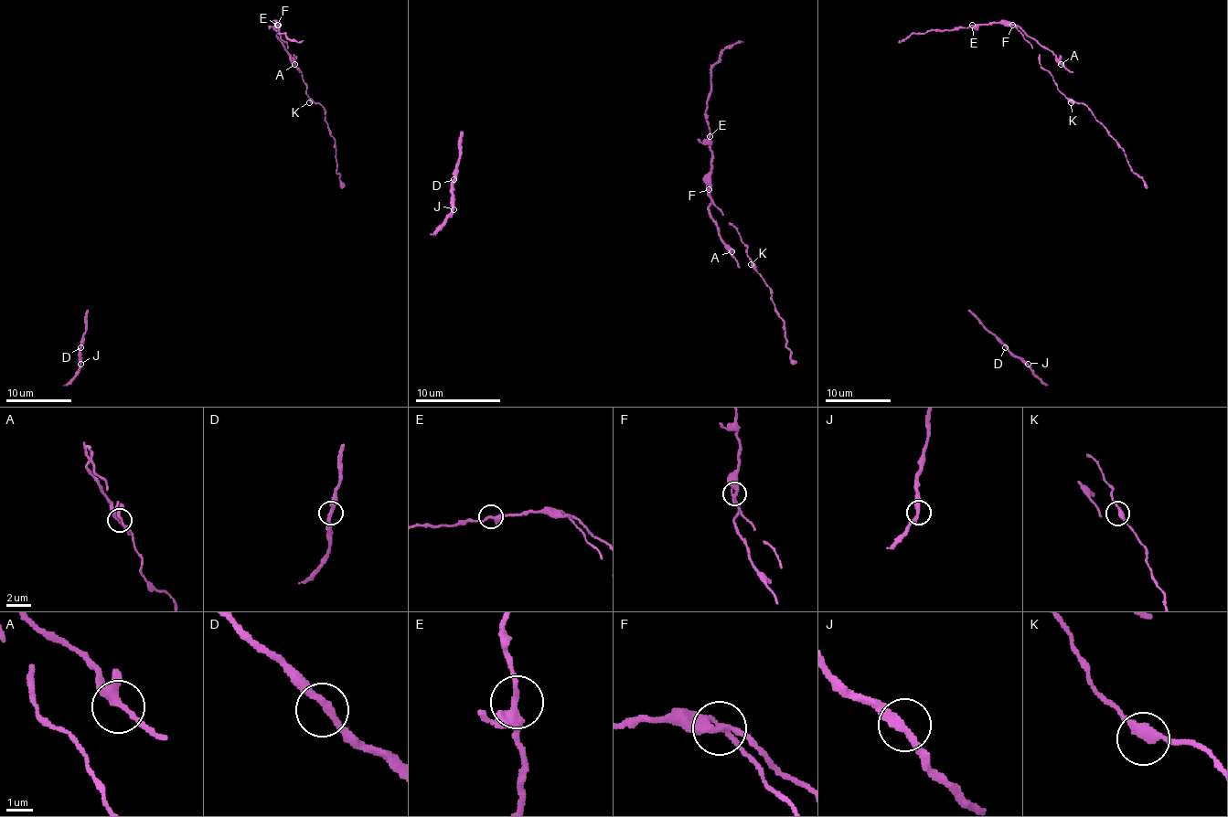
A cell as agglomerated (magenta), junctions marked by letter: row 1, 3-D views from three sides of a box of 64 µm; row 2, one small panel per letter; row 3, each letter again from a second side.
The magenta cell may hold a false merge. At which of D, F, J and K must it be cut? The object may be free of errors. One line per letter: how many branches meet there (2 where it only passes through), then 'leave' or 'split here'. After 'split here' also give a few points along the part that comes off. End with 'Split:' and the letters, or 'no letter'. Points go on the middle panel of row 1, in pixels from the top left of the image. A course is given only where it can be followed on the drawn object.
D: branches 2; leave
F: branches 3; split here; course (708, 189), (712, 149), (706, 119), (712, 66), (727, 47), (742, 42)
J: branches 2; leave
K: branches 2; leave
Split: F

